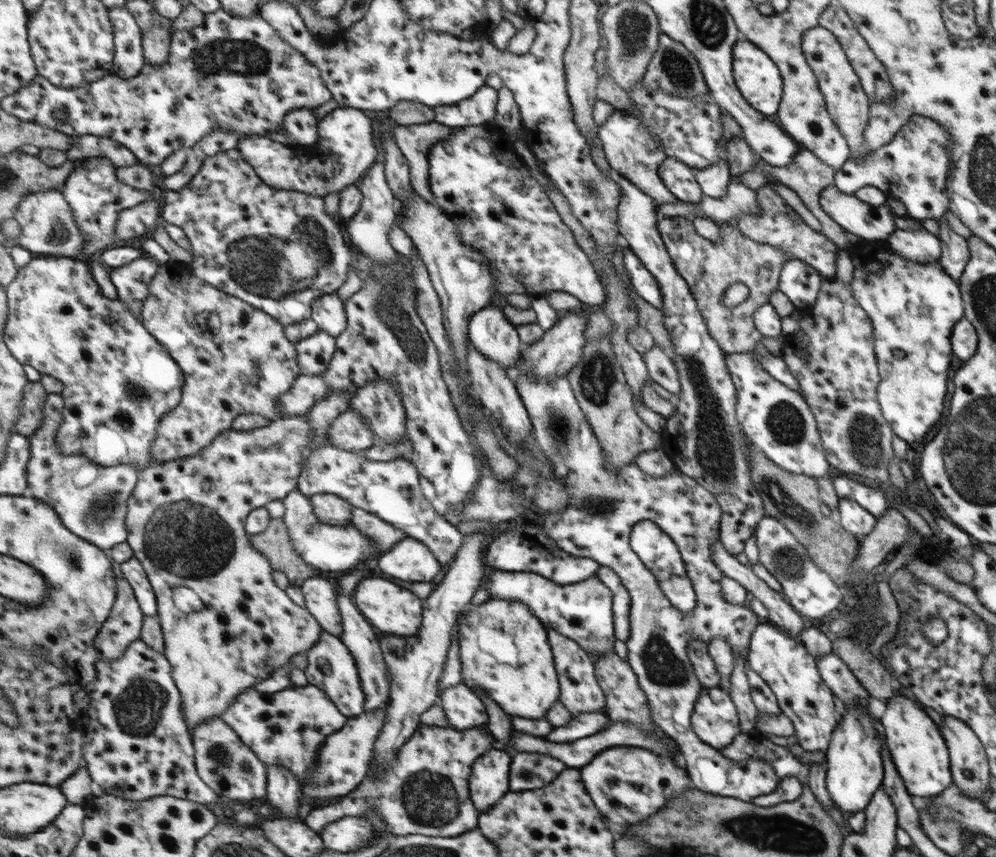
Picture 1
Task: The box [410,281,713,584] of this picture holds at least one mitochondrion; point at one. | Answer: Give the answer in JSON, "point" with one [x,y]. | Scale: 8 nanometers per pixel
{"point":[597,379]}

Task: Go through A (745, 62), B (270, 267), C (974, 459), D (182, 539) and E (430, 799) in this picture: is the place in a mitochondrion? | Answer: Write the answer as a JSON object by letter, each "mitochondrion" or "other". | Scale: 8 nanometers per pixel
{"A":"other","B":"mitochondrion","C":"mitochondrion","D":"mitochondrion","E":"mitochondrion"}

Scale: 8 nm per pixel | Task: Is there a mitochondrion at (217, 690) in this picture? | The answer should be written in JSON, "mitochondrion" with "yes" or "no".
{"mitochondrion":"no"}

